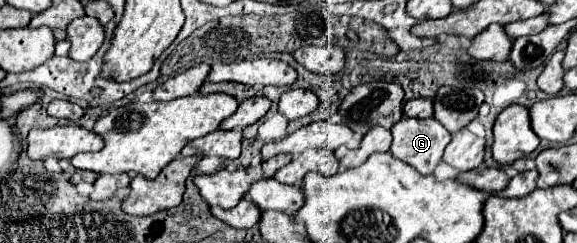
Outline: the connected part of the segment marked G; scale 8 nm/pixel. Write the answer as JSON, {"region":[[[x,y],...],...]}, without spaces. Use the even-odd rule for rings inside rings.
{"region":[[[408,117],[400,119],[392,127],[392,135],[394,135],[394,141],[392,141],[390,153],[396,159],[402,159],[404,163],[412,165],[422,175],[430,175],[434,171],[434,167],[442,161],[442,153],[444,153],[446,145],[452,139],[452,135],[440,125],[440,121],[436,121],[436,119],[408,119]]]}

